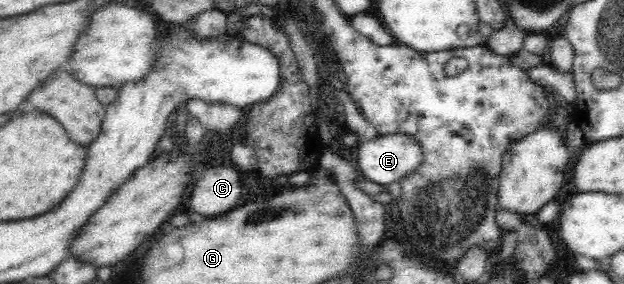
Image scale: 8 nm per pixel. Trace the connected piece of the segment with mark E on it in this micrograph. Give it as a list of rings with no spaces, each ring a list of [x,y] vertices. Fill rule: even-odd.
[[[377,134],[371,140],[359,139],[359,153],[356,165],[367,180],[384,186],[398,186],[410,174],[414,174],[423,162],[421,144],[416,137],[402,134]]]

